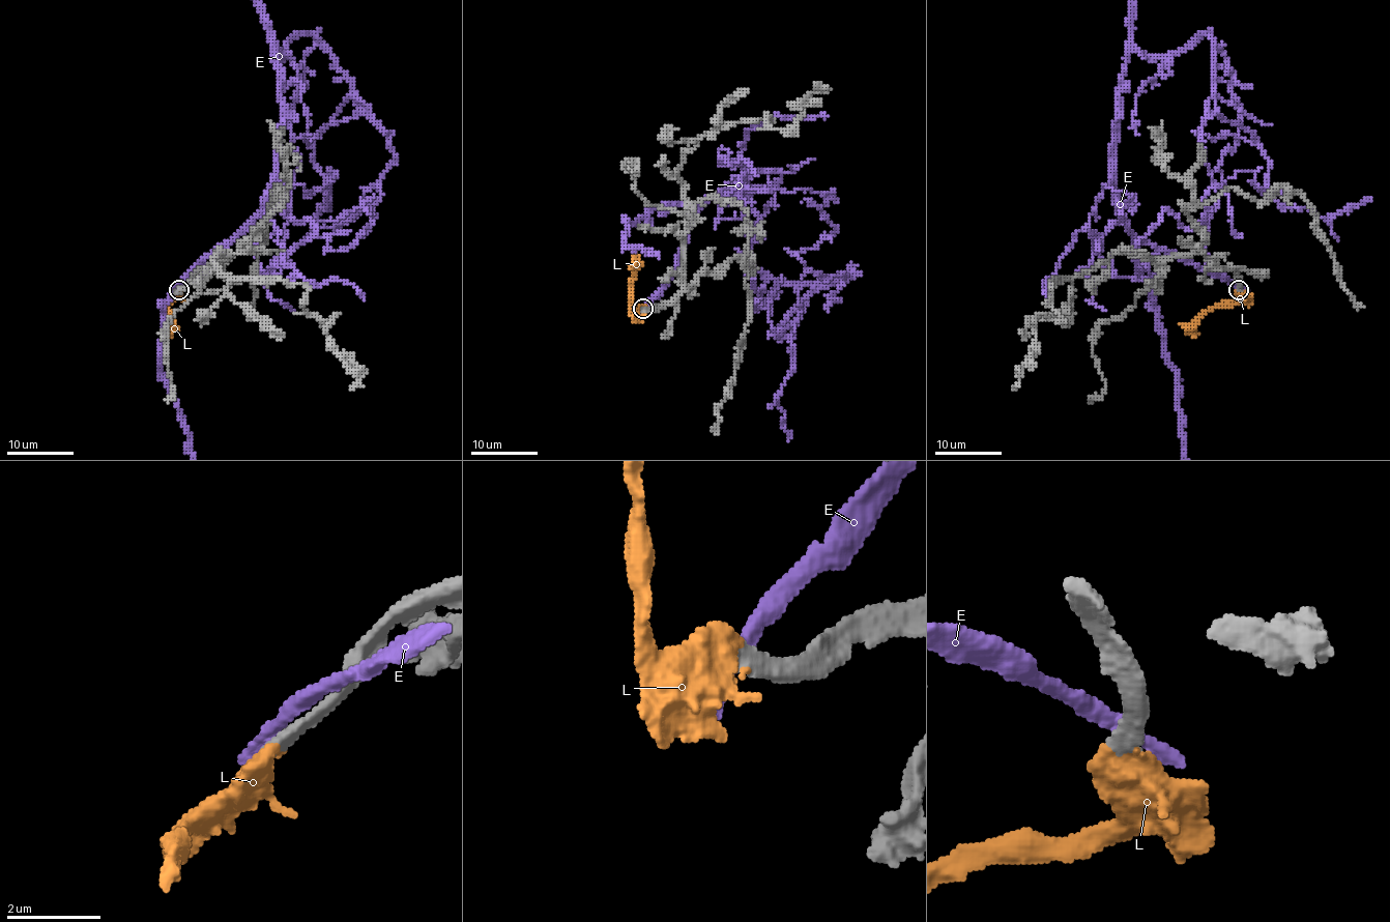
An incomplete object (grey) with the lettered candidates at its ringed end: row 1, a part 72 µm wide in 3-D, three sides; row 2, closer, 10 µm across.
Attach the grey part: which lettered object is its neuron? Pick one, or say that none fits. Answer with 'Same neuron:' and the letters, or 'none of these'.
Same neuron: L

